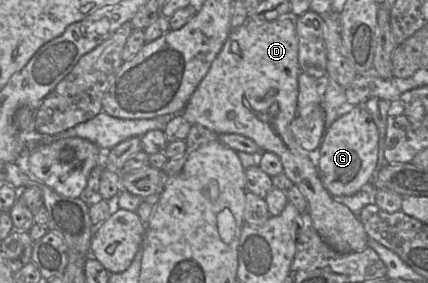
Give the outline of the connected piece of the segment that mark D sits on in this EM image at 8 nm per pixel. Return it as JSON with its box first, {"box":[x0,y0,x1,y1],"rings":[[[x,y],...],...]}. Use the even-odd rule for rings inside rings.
{"box":[181,16,368,253],"rings":[[[292,16],[275,20],[246,20],[243,25],[231,29],[222,49],[213,60],[209,71],[200,82],[186,107],[181,112],[191,124],[202,125],[218,135],[239,134],[252,139],[261,151],[275,153],[281,160],[283,172],[297,185],[308,201],[308,212],[313,225],[322,239],[340,253],[362,252],[368,247],[368,235],[364,225],[345,204],[336,200],[323,186],[317,167],[290,131],[290,123],[297,115],[298,37]]]}

